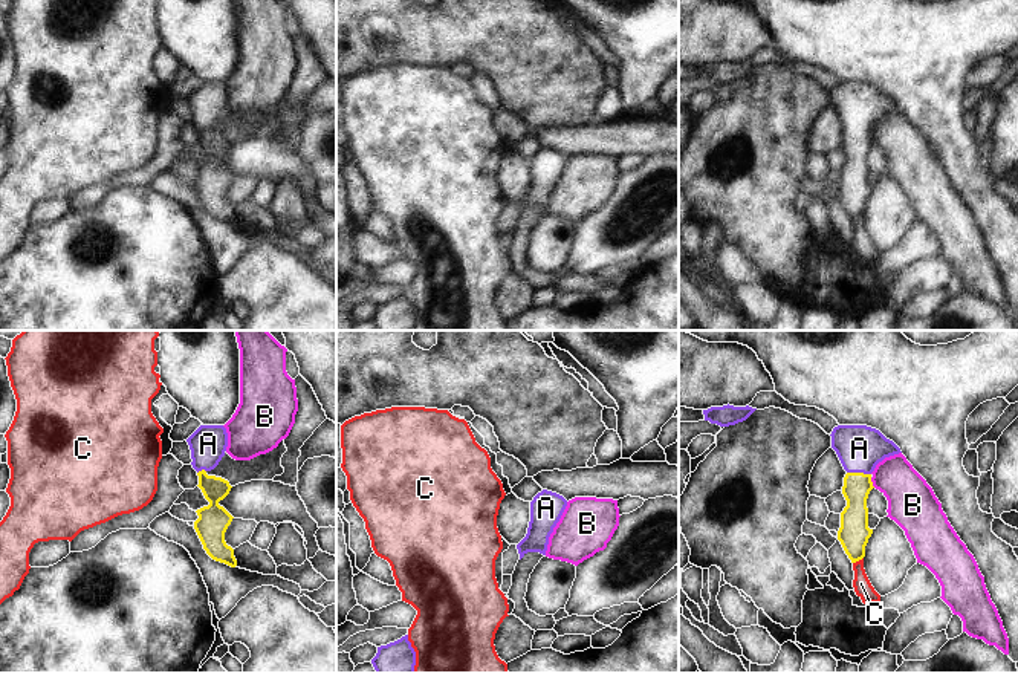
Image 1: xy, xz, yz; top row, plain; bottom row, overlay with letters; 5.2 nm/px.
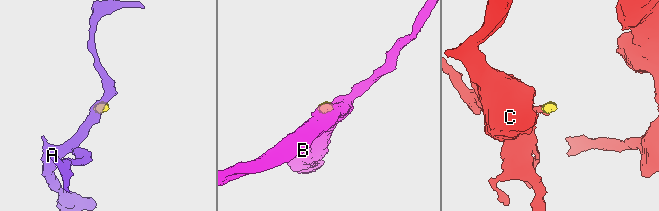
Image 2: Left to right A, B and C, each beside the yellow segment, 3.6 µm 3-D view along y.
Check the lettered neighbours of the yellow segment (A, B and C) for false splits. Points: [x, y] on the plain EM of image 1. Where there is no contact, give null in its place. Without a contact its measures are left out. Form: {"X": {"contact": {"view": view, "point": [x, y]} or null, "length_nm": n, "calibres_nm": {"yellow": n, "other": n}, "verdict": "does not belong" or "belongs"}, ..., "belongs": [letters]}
{"A": {"contact": {"view": "yz", "point": [859, 130]}, "length_nm": 130, "calibres_nm": {"yellow": 140, "other": 240}, "verdict": "belongs"}, "B": {"contact": {"view": "yz", "point": [872, 139]}, "length_nm": 60, "calibres_nm": {"yellow": 140, "other": 260}, "verdict": "does not belong"}, "C": {"contact": {"view": "yz", "point": [858, 217]}, "length_nm": 70, "calibres_nm": {"yellow": 160, "other": 90}, "verdict": "does not belong"}, "belongs": ["A"]}

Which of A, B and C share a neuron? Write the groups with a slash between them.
A / B / C

